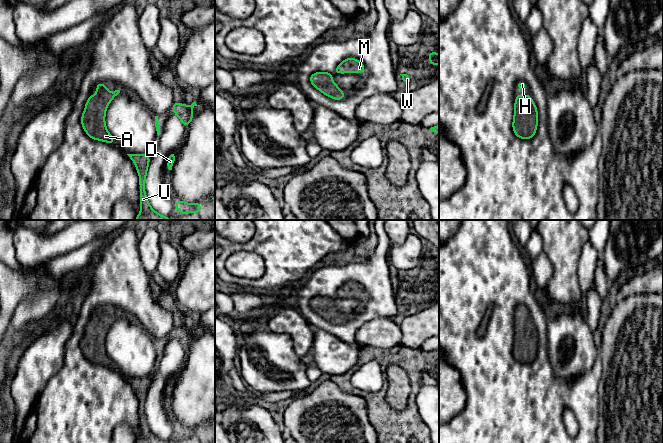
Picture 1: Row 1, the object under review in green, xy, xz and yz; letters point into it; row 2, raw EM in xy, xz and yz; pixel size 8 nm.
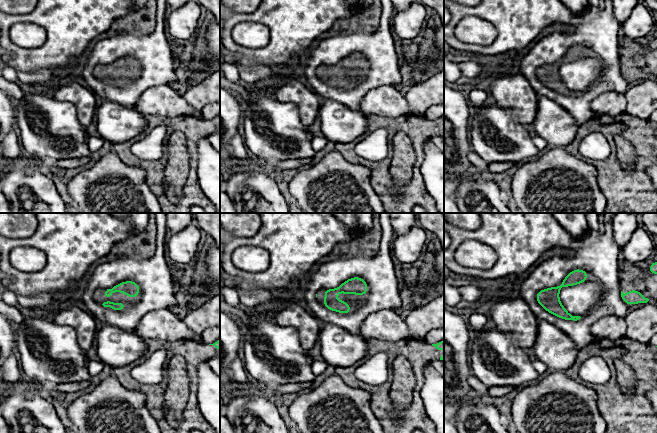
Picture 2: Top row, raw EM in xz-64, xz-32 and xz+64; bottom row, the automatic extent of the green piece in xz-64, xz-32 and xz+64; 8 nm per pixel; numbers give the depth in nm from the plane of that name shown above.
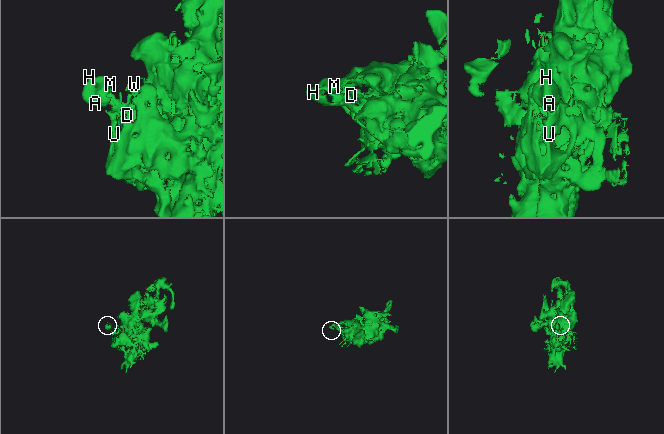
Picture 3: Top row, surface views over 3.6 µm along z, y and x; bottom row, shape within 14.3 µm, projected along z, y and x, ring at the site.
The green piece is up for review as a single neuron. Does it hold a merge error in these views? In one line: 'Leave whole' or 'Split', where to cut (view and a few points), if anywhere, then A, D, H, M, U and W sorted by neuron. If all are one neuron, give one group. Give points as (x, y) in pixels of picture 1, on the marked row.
Leave whole. No split. Groups: A D H M U W

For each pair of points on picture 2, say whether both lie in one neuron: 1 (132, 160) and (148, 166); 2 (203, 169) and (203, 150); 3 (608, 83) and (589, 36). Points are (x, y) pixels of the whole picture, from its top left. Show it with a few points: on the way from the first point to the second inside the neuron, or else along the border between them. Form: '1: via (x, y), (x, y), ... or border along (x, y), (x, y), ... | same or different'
1: via (136, 161), (144, 164) | same
2: via (203, 164), (203, 155) | same
3: via (609, 71), (609, 56), (601, 48) | same

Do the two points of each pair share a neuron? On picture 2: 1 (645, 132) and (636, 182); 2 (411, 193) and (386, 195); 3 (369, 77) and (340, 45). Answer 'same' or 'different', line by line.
1: same
2: same
3: same

